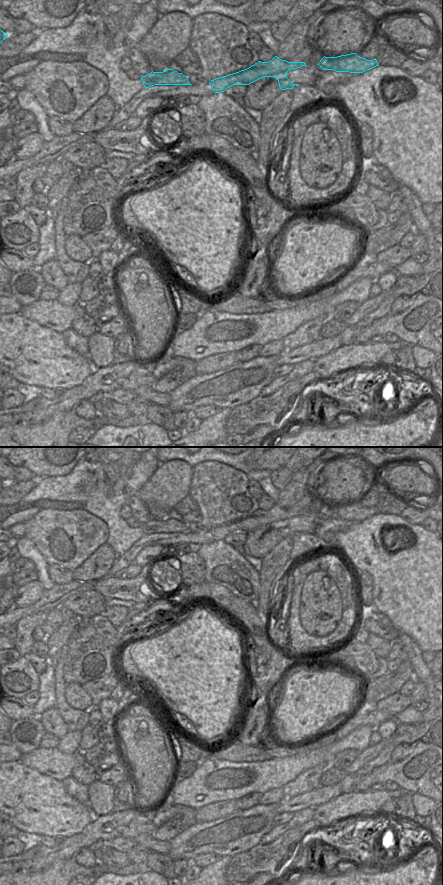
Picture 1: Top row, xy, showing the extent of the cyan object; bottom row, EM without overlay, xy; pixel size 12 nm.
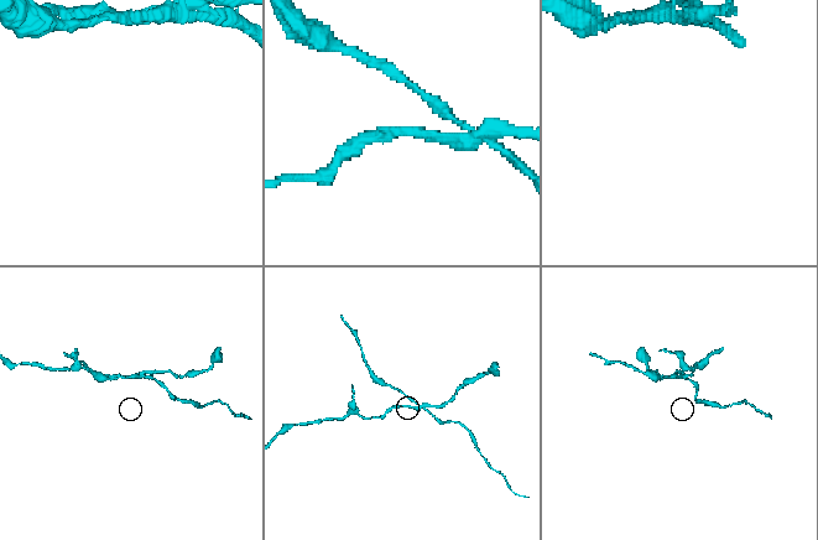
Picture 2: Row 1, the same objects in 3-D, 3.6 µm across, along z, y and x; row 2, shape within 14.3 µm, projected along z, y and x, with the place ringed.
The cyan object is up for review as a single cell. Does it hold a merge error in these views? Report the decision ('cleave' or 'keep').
cleave

